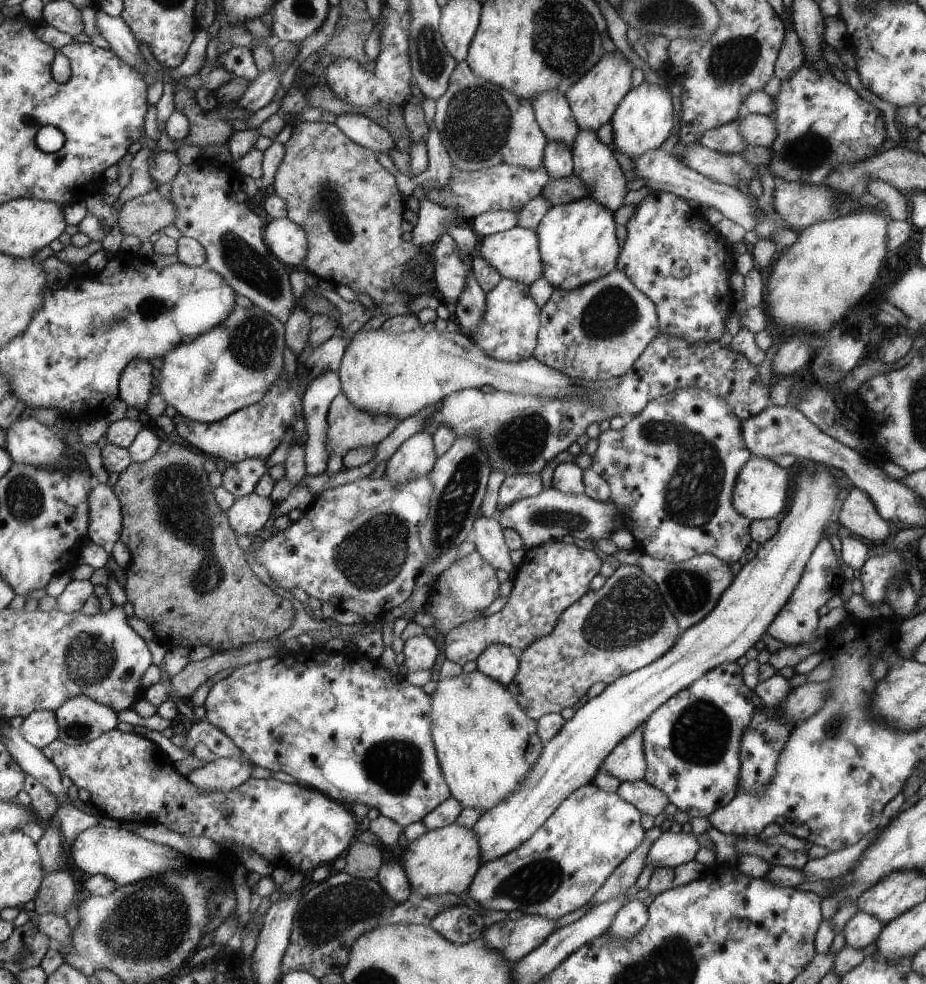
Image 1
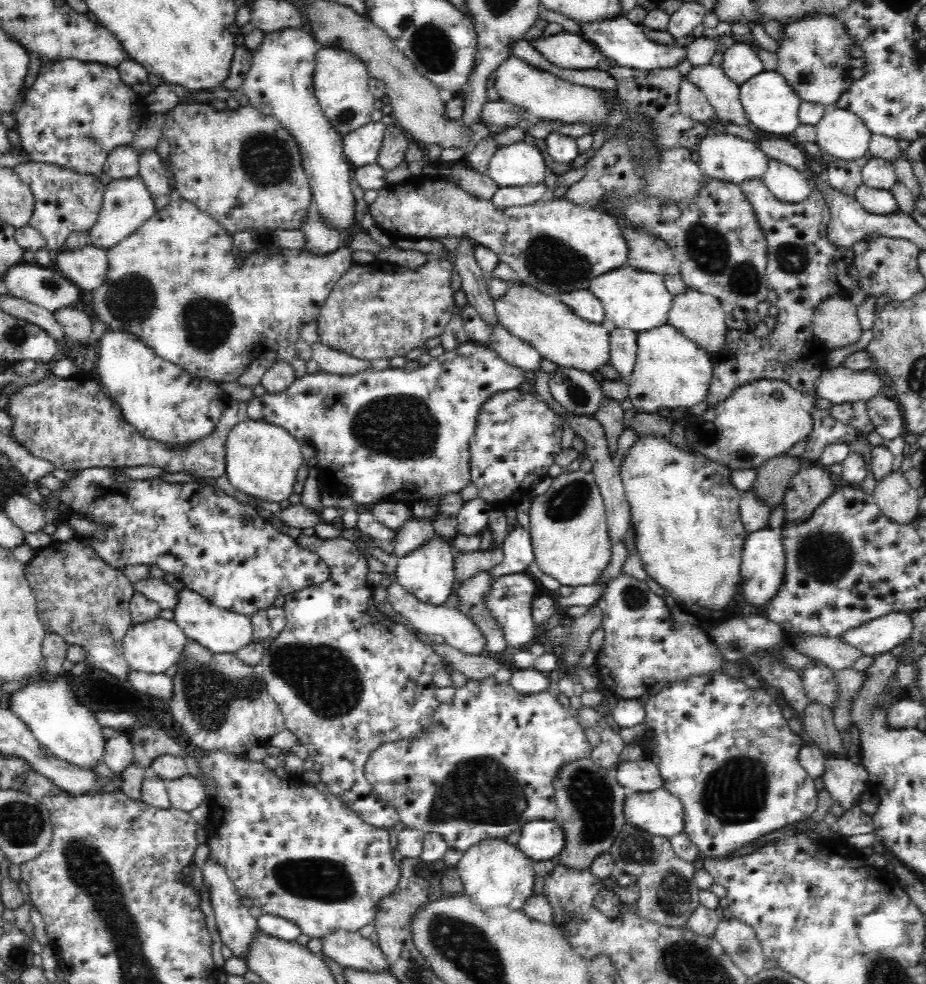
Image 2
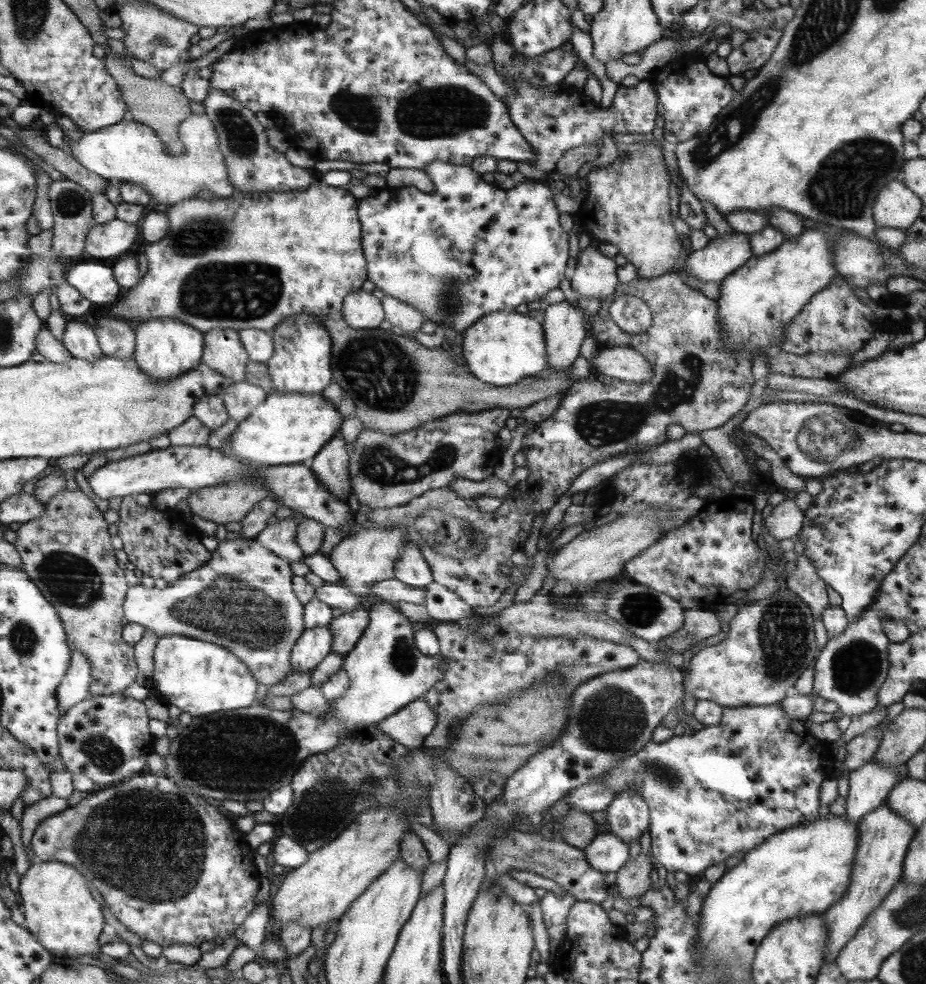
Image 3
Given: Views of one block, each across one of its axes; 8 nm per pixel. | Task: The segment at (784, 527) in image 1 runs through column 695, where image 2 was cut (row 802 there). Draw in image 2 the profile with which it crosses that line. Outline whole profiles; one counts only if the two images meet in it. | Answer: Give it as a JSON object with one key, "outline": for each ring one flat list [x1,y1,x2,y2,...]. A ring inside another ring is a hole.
{"outline":[[662,786,654,791,626,795,622,810,629,824,652,836,668,838,683,830,684,812,680,800]]}

